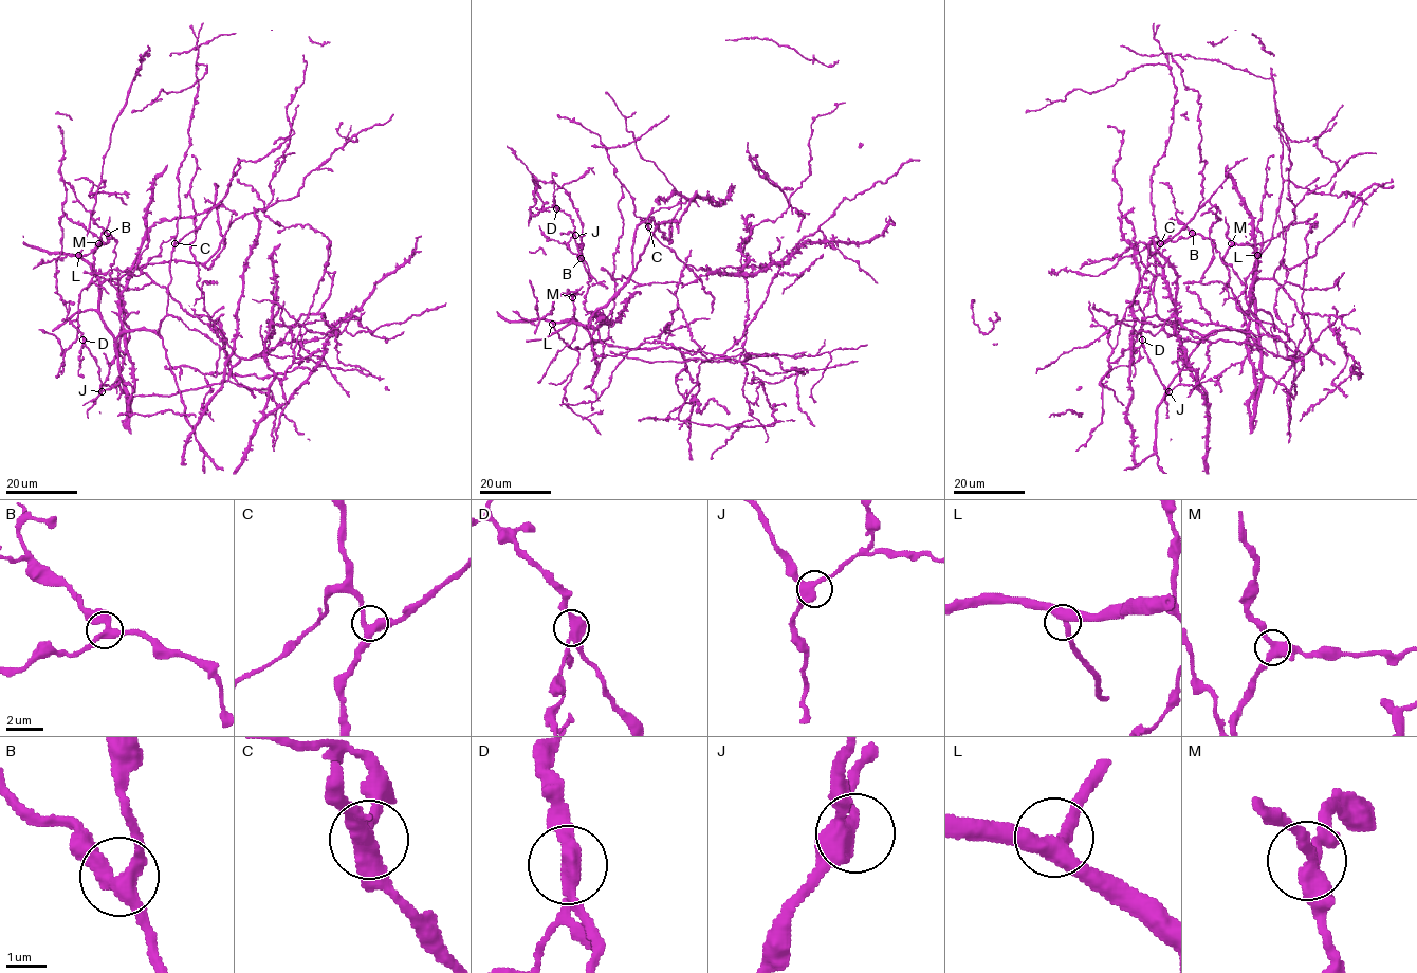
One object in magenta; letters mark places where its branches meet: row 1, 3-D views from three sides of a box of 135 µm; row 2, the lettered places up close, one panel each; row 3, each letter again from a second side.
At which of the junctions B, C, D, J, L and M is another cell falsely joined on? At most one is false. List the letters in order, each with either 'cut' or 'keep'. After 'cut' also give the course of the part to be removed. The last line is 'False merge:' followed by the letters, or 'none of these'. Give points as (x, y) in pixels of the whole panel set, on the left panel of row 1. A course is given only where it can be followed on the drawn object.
B: keep
C: keep
D: cut; course (83, 341), (78, 371), (84, 377)
J: keep
L: keep
M: keep
False merge: D

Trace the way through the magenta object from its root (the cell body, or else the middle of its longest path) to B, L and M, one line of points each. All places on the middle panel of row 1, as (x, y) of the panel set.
B: (593, 352), (591, 316), (596, 313), (593, 315), (585, 307), (590, 278), (581, 258)
L: (593, 352), (591, 327), (573, 319), (552, 324)
M: (593, 352), (591, 327), (573, 319), (555, 322), (553, 326), (567, 344), (572, 342), (576, 331), (572, 297)

